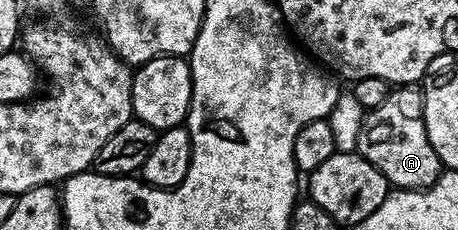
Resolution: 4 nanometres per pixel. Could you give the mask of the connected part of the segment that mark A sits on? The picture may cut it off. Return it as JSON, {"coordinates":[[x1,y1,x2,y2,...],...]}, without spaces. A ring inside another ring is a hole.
{"coordinates":[[396,86,389,91,382,106,367,109,362,130,358,130,356,151,388,179,393,189,432,187,442,165,426,134,423,91,416,86]]}

